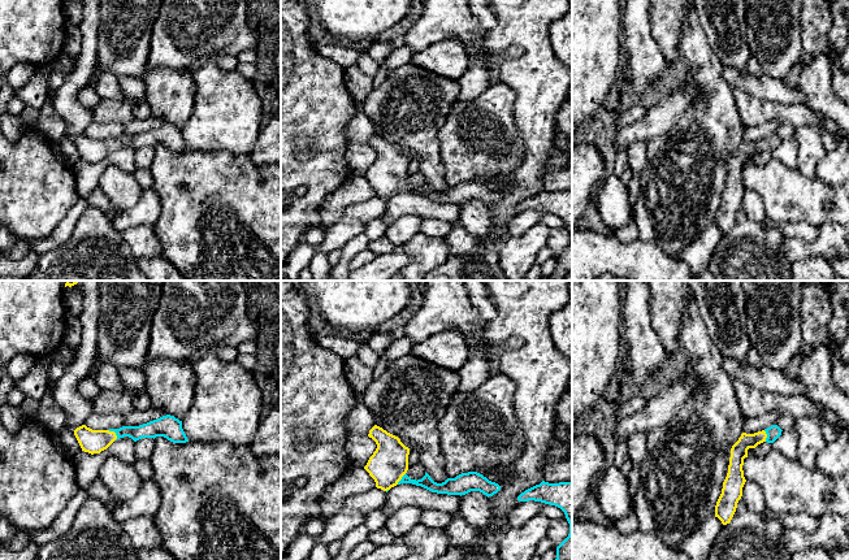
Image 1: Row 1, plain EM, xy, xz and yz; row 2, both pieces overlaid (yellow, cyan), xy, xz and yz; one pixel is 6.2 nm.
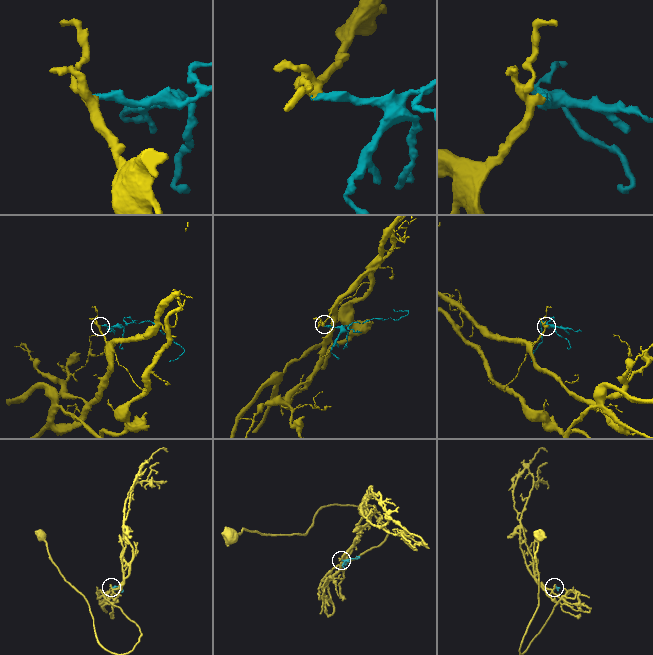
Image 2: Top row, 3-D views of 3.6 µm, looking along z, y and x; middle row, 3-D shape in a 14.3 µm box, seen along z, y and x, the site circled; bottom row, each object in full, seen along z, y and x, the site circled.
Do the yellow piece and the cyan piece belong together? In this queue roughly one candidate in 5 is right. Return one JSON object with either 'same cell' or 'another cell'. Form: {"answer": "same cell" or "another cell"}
{"answer": "same cell"}

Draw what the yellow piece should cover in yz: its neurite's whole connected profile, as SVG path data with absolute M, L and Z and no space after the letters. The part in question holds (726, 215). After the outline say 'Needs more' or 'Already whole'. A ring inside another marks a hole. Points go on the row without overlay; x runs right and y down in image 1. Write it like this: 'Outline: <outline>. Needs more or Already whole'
Outline: M772 134L754 143L742 142L738 149L732 155L728 182L715 214L715 226L718 226L723 234L731 231L737 212L742 205L742 196L746 191L742 174L744 168L748 166L748 159L755 157L763 151L774 152L781 144L781 140L777 134Z. Needs more

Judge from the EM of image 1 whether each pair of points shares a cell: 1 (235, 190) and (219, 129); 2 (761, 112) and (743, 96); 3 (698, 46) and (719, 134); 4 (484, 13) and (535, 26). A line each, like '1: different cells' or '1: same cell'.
1: different cells
2: same cell
3: same cell
4: different cells

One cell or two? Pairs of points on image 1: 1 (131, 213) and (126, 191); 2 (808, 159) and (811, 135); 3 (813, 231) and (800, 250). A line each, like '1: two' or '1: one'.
1: two
2: one
3: two

